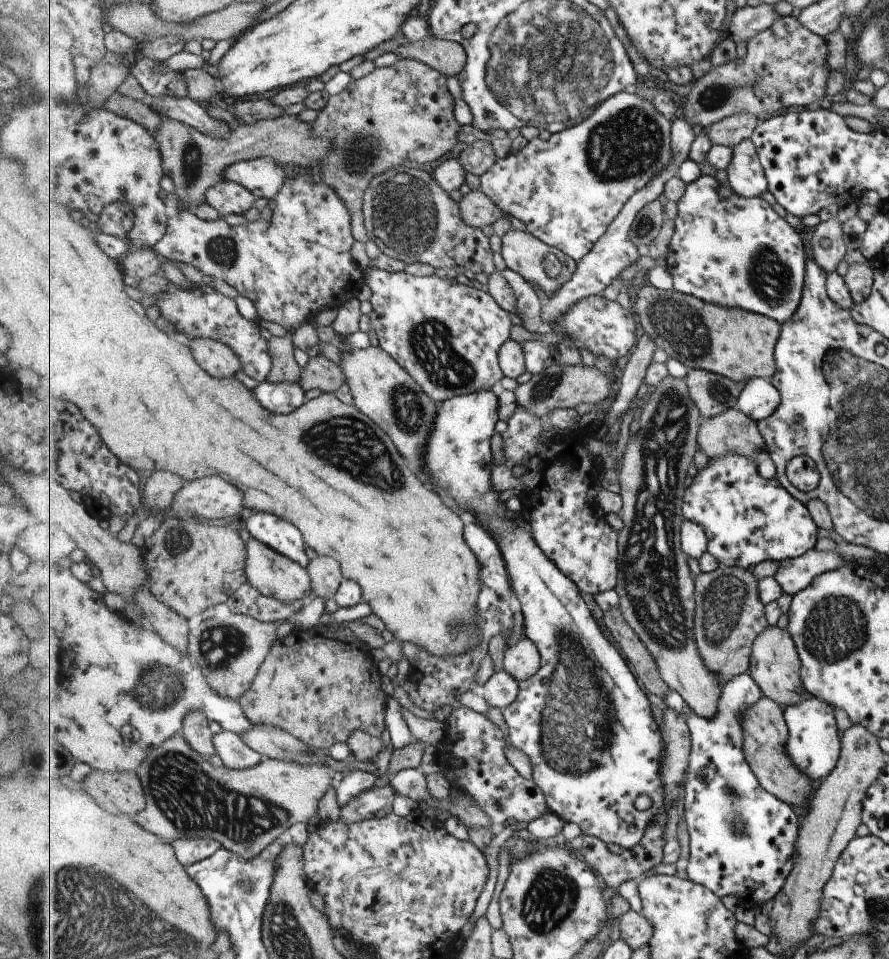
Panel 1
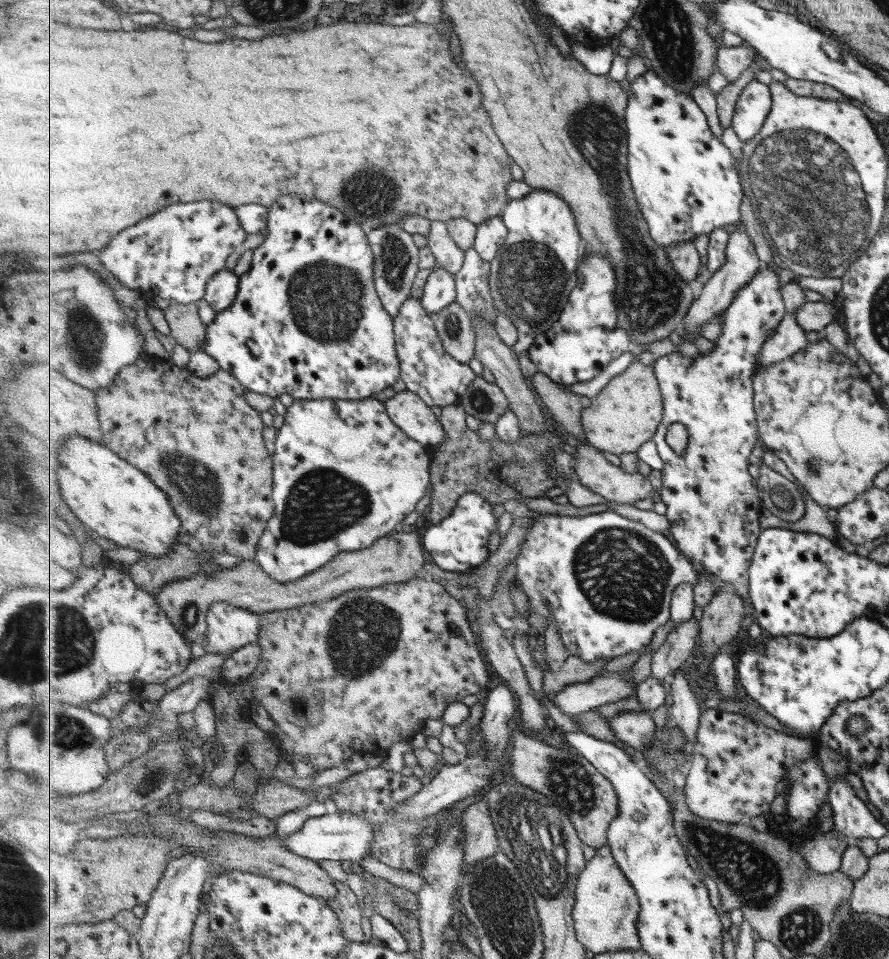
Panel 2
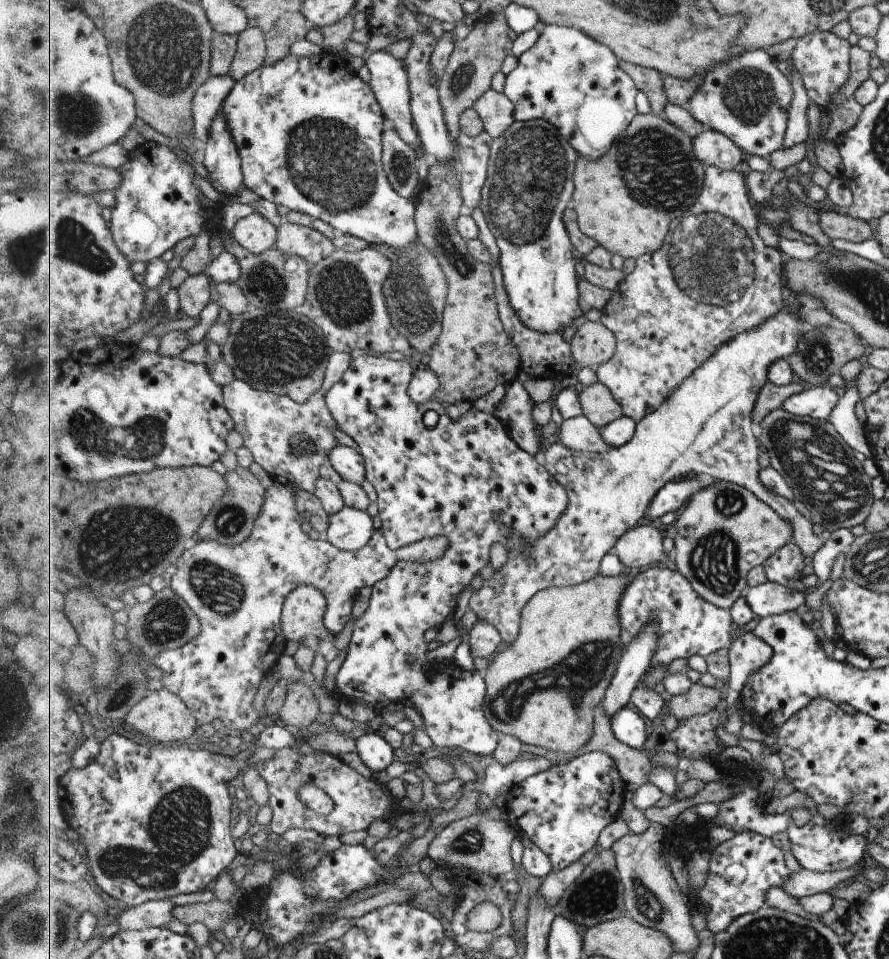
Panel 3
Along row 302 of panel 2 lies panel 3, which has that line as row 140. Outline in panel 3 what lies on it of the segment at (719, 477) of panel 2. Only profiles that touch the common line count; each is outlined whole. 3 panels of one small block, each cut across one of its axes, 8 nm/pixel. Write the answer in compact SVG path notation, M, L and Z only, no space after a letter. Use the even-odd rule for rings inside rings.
M765 49L744 50L739 58L719 64L703 76L703 84L697 94L693 94L688 110L706 128L729 136L747 156L771 157L783 149L786 142L791 106L796 96L794 84L776 63Z

